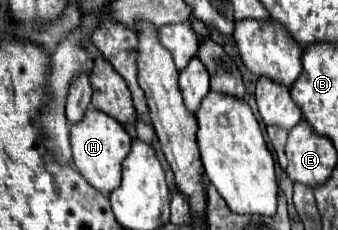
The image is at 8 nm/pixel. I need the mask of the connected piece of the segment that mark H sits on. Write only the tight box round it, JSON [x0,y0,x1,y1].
[71,108,131,192]

